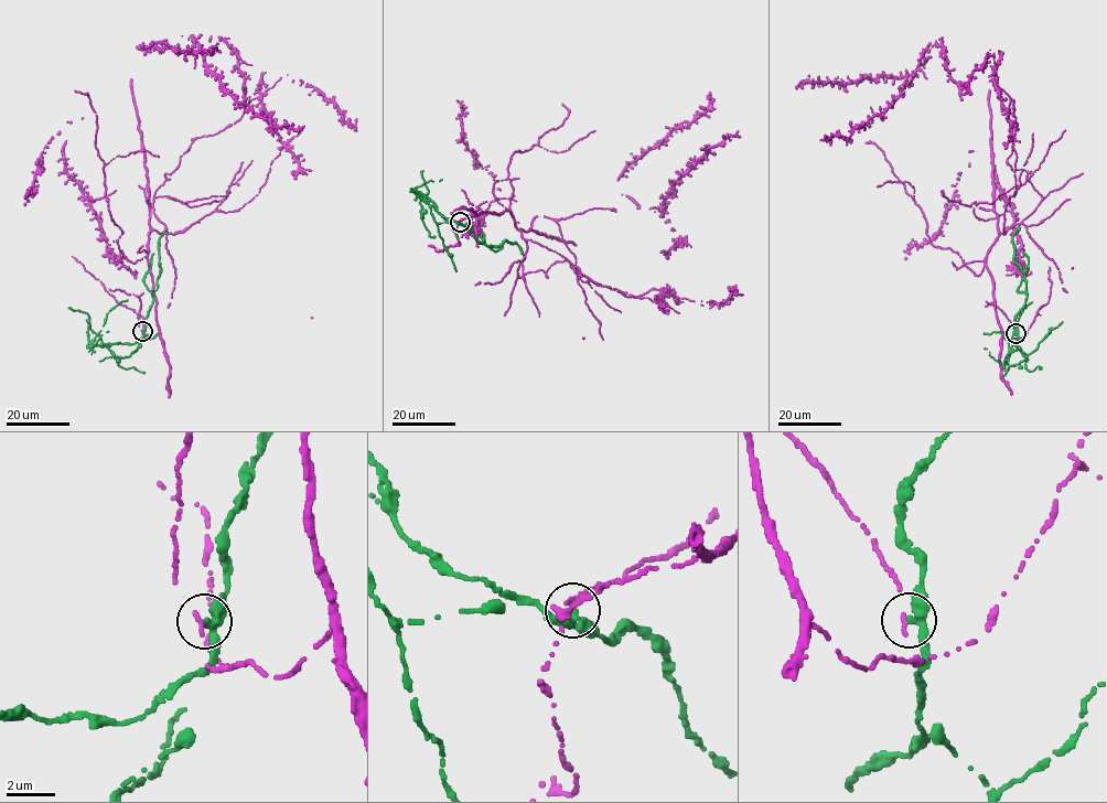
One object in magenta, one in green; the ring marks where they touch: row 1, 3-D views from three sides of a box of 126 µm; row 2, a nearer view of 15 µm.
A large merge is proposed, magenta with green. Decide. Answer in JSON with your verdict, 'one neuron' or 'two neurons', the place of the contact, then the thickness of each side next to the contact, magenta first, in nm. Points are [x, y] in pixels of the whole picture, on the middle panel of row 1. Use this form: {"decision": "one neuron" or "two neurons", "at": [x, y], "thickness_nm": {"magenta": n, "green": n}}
{"decision": "two neurons", "at": [460, 222], "thickness_nm": {"magenta": 190, "green": 280}}

